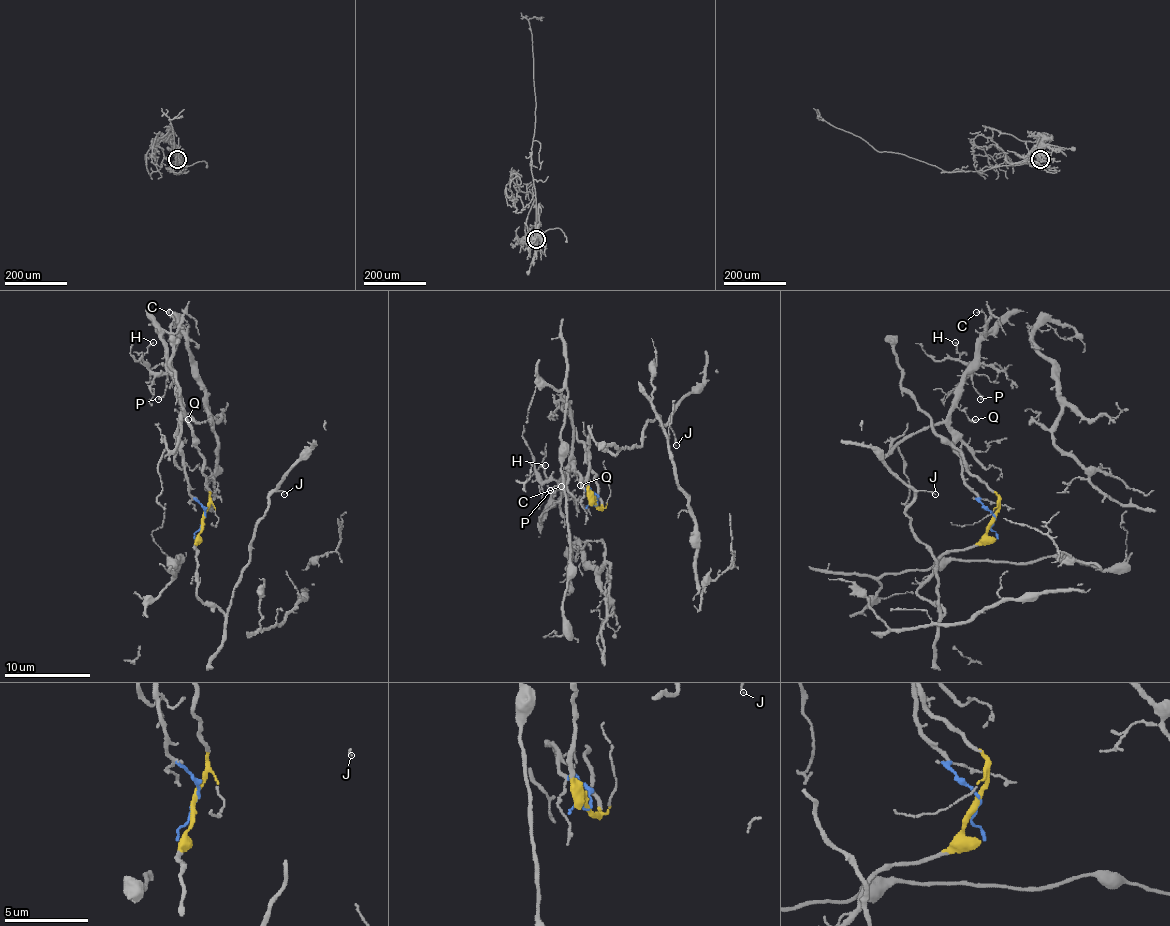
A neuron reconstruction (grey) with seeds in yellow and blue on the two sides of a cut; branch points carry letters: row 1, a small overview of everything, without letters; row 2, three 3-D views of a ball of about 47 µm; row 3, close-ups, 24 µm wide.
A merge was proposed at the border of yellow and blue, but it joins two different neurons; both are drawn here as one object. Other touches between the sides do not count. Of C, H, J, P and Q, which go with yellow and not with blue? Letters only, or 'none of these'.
J

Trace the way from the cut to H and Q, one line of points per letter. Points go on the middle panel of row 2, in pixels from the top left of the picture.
H: (595, 505), (597, 499), (582, 486), (571, 460), (560, 479), (541, 481), (534, 471), (545, 464)
Q: (595, 505), (597, 499), (582, 486), (571, 460), (580, 486)

